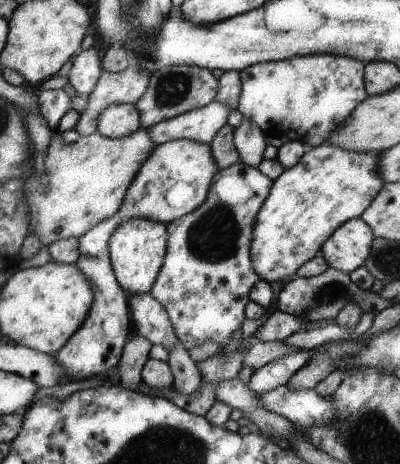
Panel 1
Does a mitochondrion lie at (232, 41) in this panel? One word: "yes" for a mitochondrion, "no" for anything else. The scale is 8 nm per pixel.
no

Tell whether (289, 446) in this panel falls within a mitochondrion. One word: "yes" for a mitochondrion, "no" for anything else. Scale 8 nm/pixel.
no

